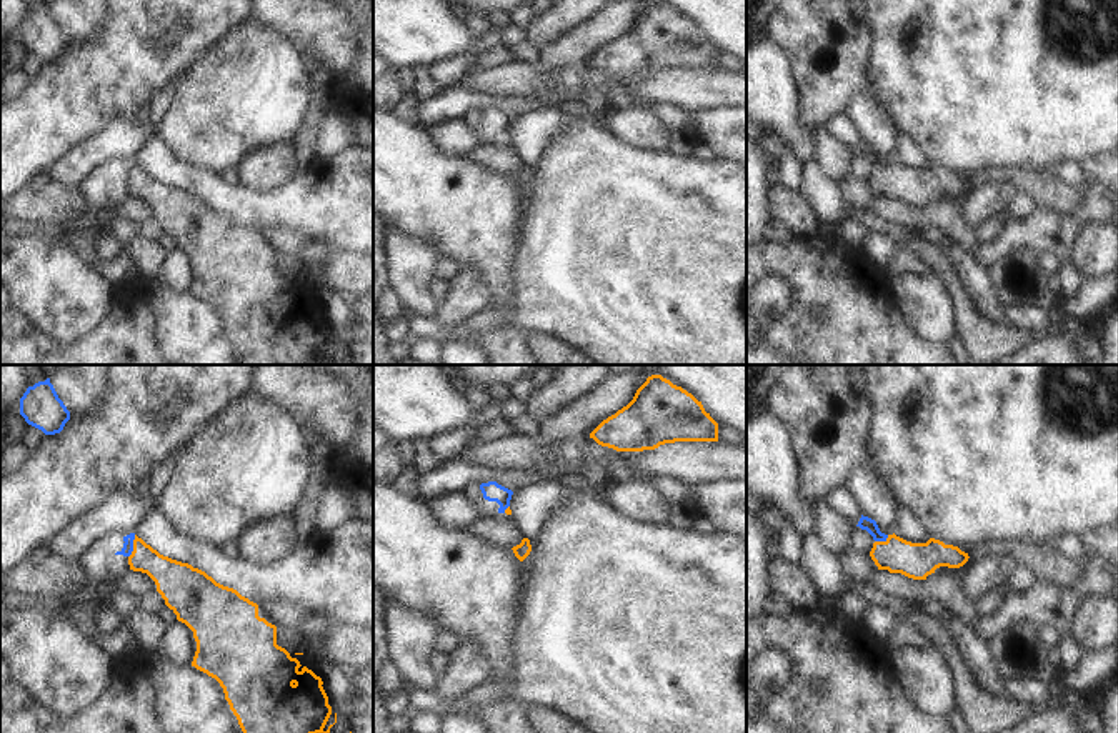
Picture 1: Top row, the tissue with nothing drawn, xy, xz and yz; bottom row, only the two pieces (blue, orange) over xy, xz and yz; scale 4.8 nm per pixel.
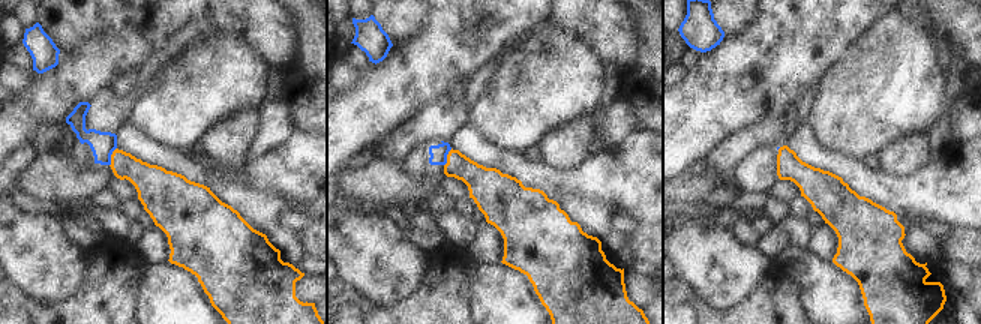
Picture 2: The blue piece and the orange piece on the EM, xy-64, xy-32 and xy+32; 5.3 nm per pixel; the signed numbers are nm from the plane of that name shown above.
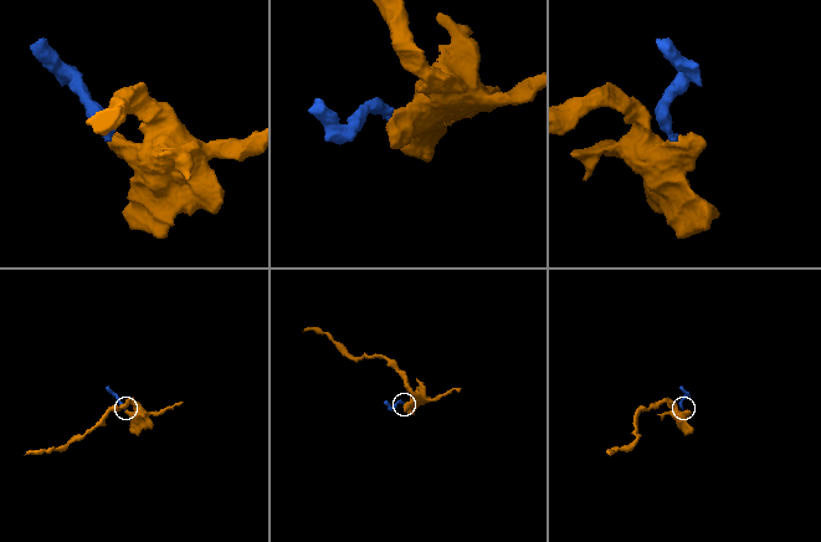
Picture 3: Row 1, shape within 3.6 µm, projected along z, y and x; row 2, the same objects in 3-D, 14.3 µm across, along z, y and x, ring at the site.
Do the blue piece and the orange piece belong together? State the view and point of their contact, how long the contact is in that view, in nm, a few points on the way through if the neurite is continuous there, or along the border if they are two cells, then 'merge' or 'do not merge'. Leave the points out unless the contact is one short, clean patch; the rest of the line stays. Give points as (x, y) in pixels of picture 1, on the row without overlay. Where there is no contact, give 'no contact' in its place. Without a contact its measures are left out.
meets blue in xy at (132, 174); contact 120 nm long; border along xy (135, 162), (129, 184); do not merge

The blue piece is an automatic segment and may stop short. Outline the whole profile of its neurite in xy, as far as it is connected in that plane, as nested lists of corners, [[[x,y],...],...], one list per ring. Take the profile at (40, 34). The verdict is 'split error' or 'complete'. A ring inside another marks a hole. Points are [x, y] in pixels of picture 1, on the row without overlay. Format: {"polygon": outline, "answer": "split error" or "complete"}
{"polygon": [[[50,5],[27,15],[20,25],[20,42],[45,62],[60,60],[70,47],[70,38],[58,25]]], "answer": "complete"}

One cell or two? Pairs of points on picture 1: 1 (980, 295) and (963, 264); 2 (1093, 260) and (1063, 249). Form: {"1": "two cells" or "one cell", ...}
{"1": "one cell", "2": "two cells"}

